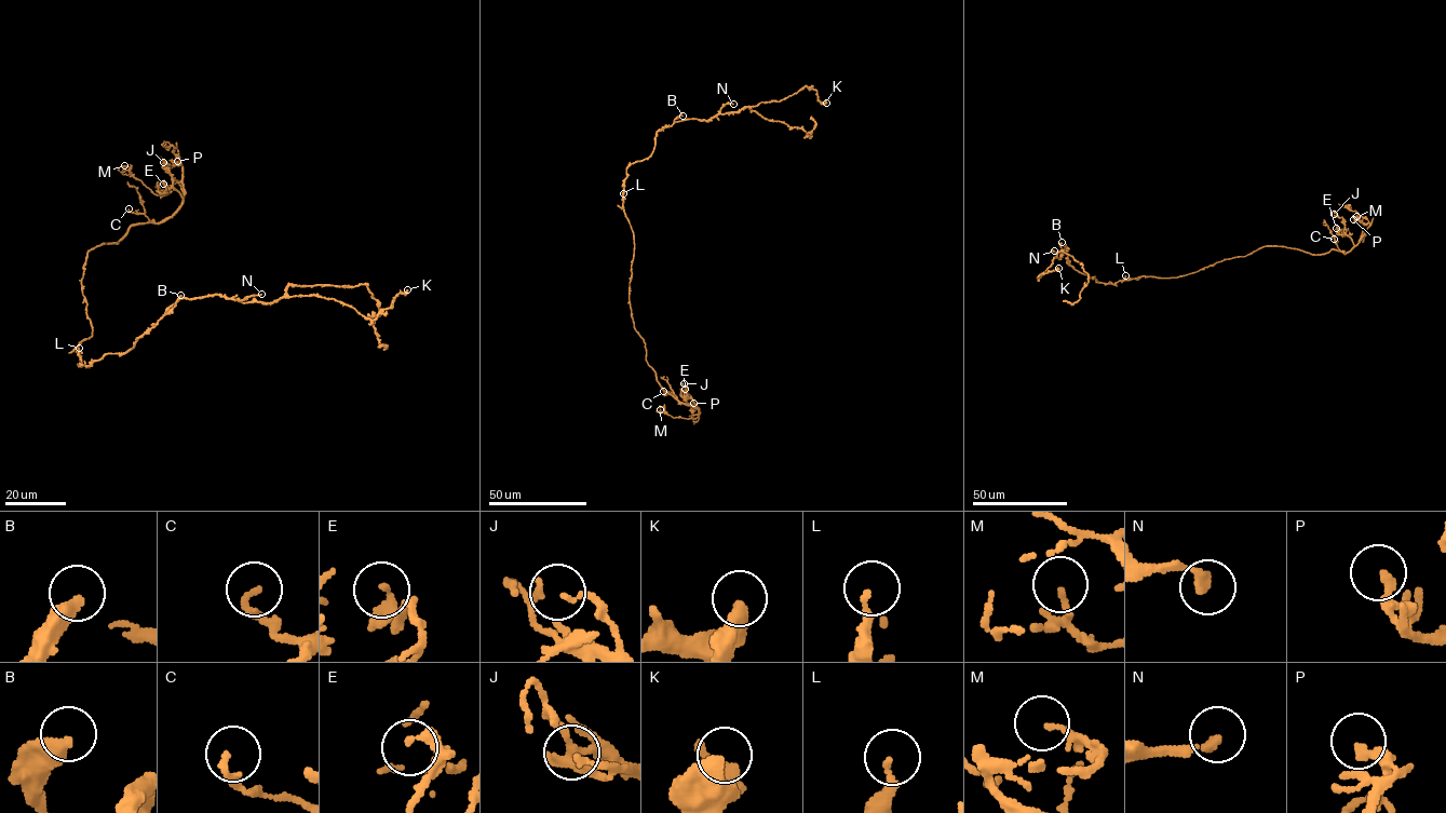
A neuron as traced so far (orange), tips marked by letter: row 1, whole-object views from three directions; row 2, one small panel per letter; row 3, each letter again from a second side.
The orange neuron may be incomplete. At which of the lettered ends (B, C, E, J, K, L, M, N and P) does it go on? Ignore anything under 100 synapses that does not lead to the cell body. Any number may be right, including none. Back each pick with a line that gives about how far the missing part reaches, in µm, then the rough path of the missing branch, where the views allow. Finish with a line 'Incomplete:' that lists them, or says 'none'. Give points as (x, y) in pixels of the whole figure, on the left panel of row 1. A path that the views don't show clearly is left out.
Incomplete: none

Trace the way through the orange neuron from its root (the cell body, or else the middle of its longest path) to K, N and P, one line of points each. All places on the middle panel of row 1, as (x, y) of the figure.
K: (623, 207), (626, 168), (646, 159), (656, 134), (676, 121), (739, 112), (807, 86), (826, 103)
N: (623, 207), (626, 168), (648, 157), (658, 131), (685, 119), (711, 119), (725, 104), (733, 104)
P: (623, 207), (633, 234), (629, 301), (635, 329), (656, 380), (698, 410), (697, 421), (693, 403)

